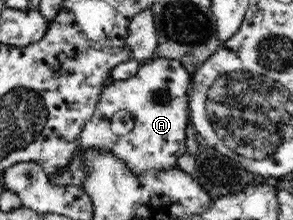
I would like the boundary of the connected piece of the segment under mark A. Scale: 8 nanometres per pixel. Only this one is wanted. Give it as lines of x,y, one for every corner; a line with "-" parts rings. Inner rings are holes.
154,56
143,62
133,78
111,81
100,93
94,116
83,126
74,162
58,178
49,178
51,183
81,187
83,166
81,166
80,151
84,149
110,150
136,173
172,167
187,150
186,125
191,119
188,96
190,84
191,75
180,61
160,56
-
120,110
128,110
134,116
132,130
128,130
126,134
116,134
116,130
112,128
118,124
128,128
126,118
116,116

